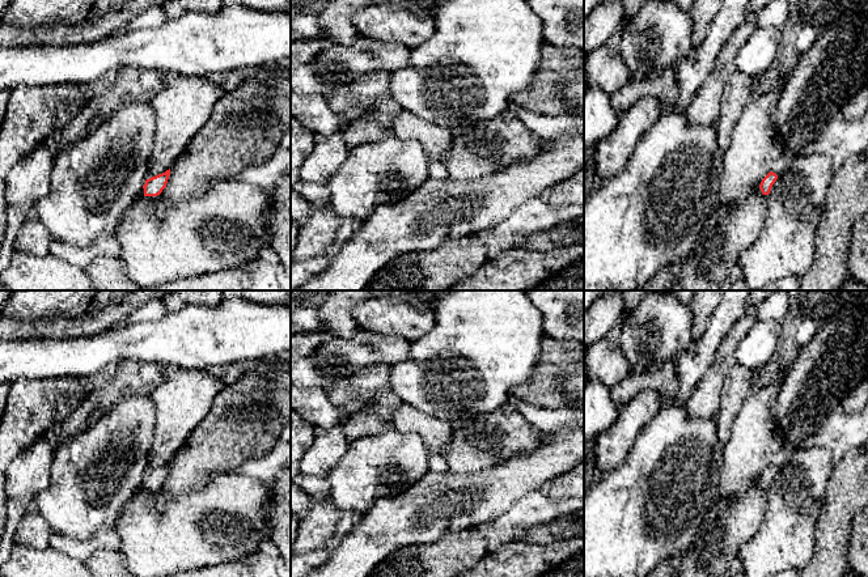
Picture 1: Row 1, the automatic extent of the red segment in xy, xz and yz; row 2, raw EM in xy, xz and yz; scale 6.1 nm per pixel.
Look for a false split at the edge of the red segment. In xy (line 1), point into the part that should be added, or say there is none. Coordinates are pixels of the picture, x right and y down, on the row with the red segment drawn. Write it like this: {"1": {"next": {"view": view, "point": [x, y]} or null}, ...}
{"1": {"next": {"view": "xy", "point": [142, 196]}}}

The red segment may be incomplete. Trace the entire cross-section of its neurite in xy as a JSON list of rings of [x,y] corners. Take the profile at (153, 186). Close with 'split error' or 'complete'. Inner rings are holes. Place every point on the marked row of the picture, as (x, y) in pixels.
[[[170,169],[162,174],[147,179],[139,194],[139,199],[145,201],[153,201],[166,187],[169,175],[170,175]]]; split error

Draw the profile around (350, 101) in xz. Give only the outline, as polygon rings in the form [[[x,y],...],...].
[[[388,72],[367,73],[335,88],[326,96],[326,102],[343,120],[357,119],[377,101],[391,98],[390,79]]]

